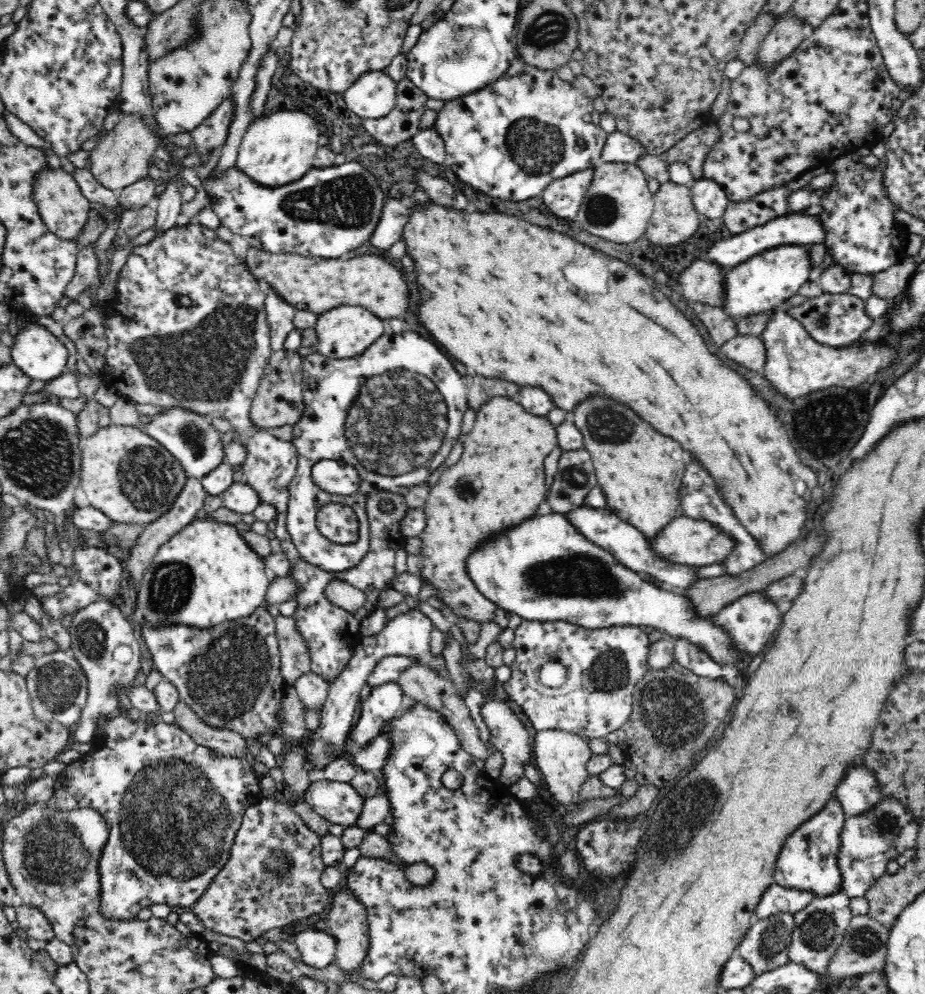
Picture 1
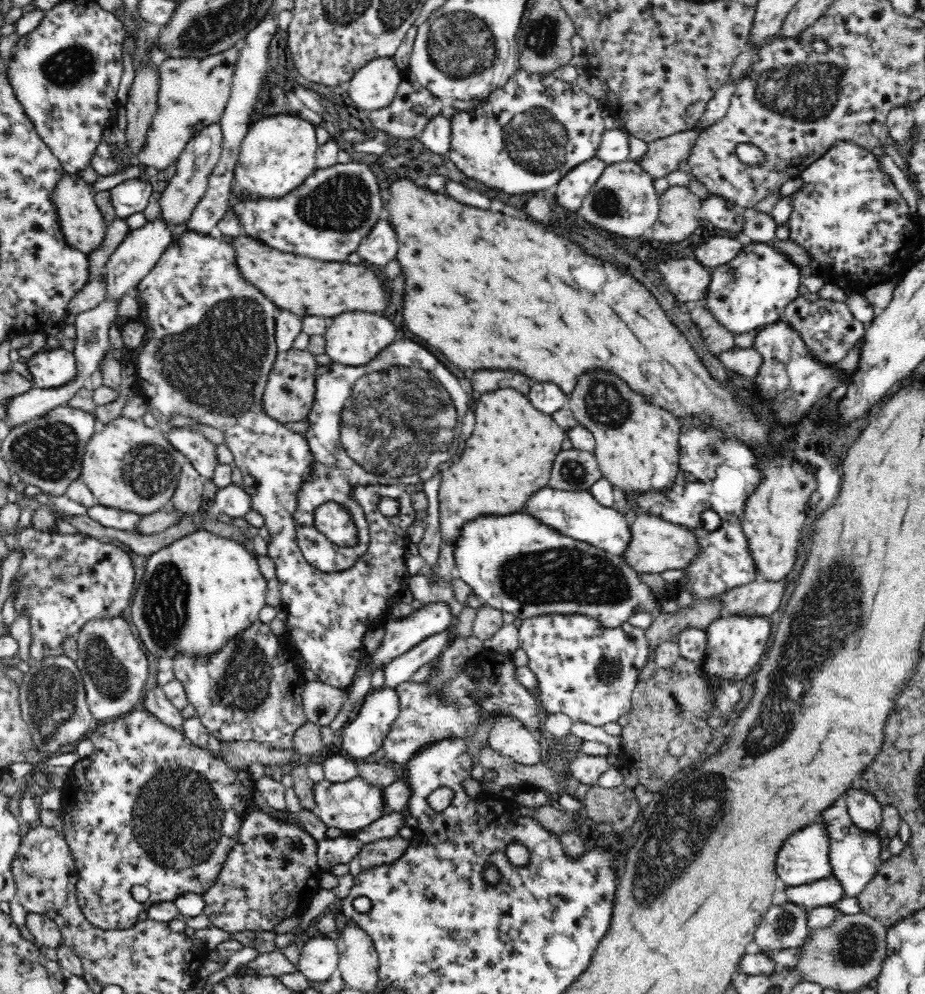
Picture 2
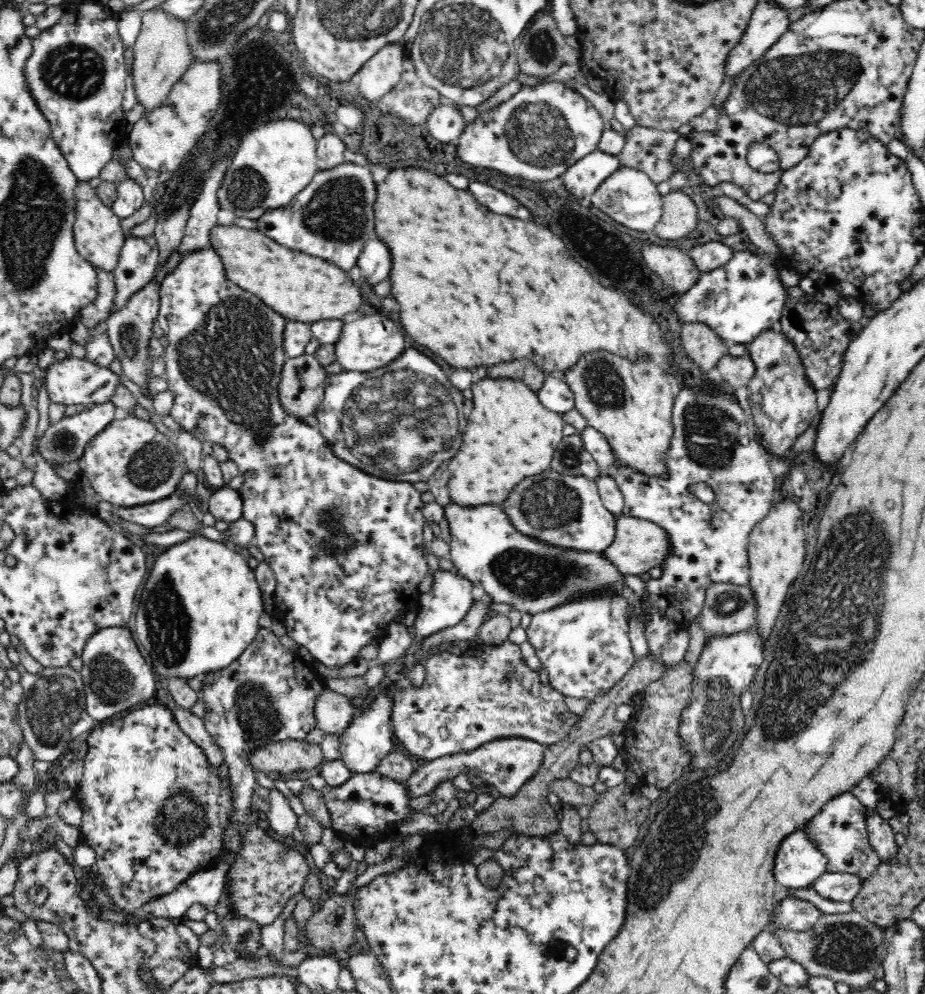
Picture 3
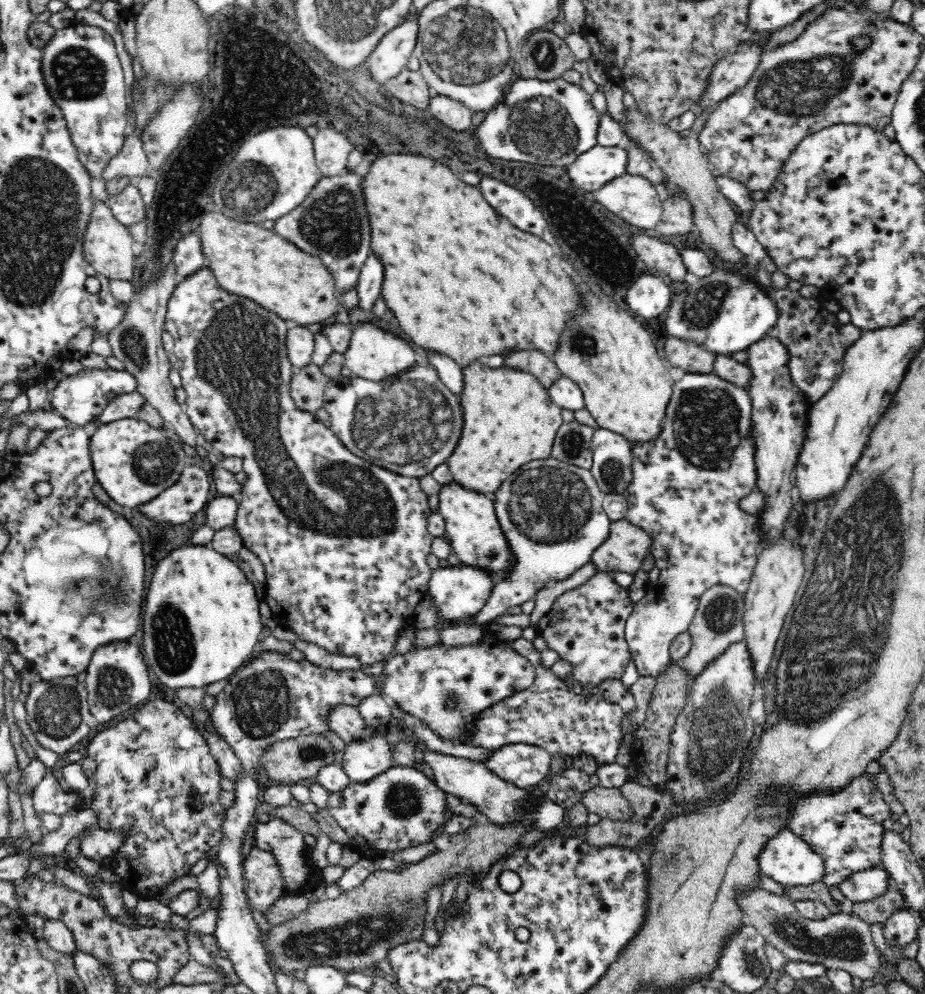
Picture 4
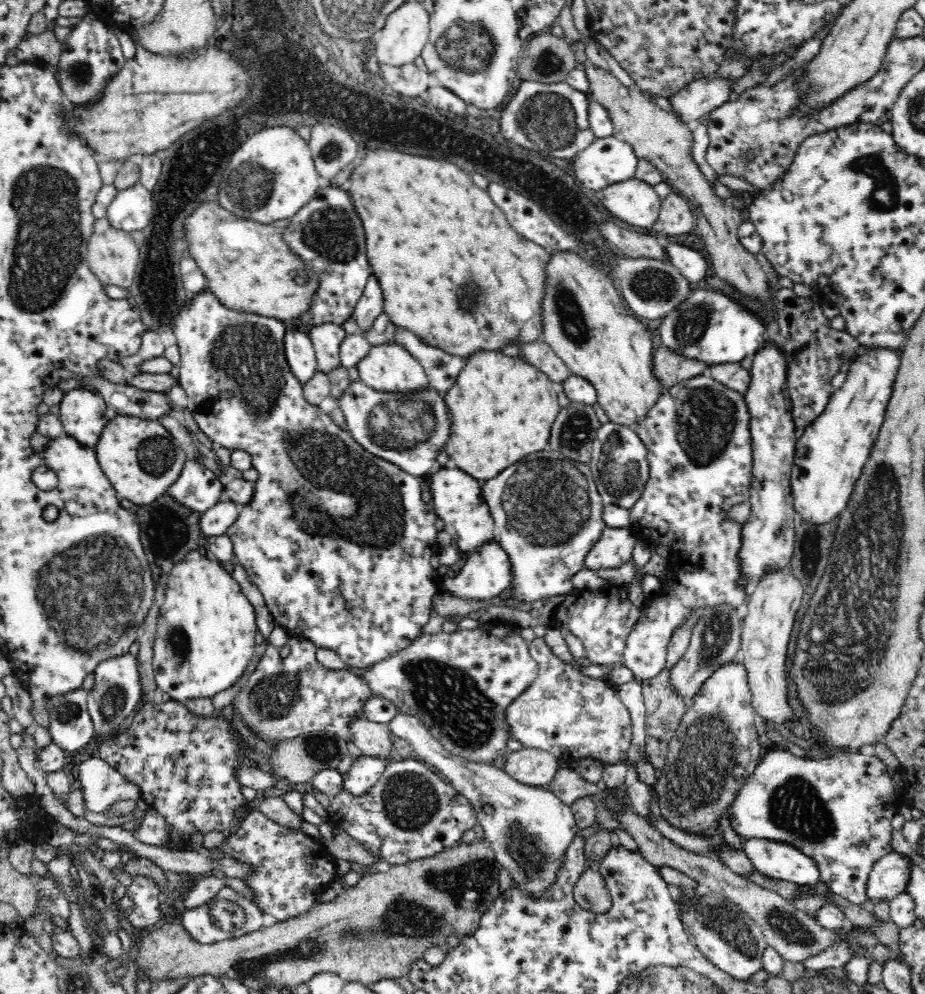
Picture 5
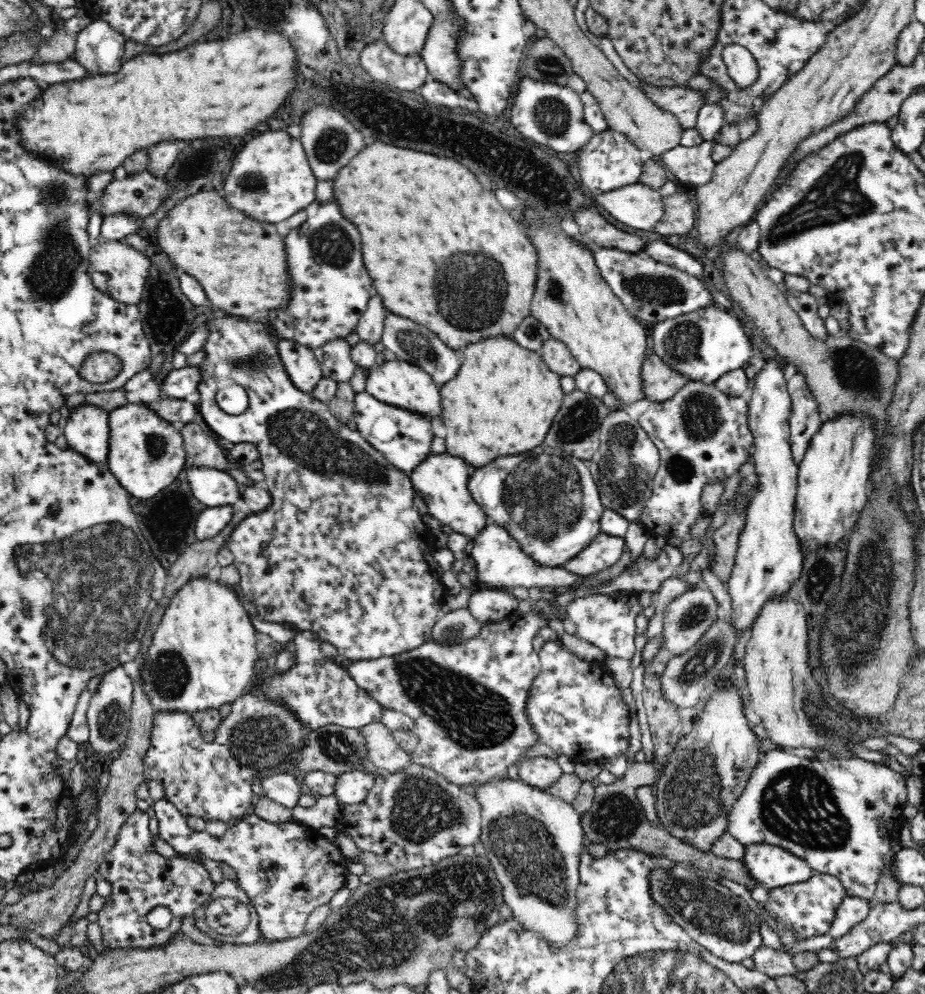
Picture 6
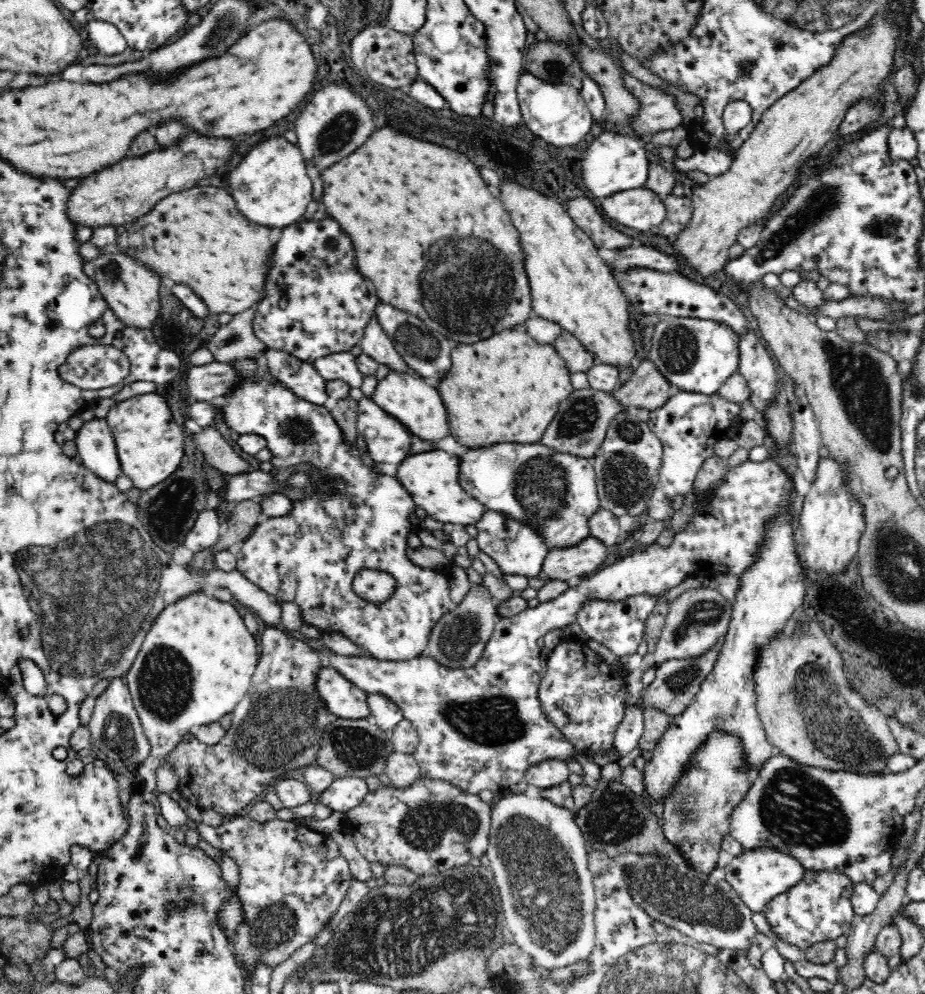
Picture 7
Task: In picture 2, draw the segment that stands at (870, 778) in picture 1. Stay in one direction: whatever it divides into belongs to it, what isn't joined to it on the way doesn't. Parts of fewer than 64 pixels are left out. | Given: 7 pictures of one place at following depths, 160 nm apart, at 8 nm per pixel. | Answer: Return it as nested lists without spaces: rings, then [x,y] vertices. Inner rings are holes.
[[[852,787],[844,794],[846,811],[856,826],[866,831],[882,829],[882,805],[874,794]]]

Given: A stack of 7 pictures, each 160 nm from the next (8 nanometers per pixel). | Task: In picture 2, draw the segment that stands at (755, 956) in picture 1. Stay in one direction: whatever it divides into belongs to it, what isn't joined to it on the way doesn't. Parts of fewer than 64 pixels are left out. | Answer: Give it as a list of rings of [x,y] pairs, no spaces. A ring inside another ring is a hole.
[[[794,903],[772,905],[753,932],[752,941],[758,946],[758,953],[772,959],[778,950],[800,947],[808,937],[806,912]]]

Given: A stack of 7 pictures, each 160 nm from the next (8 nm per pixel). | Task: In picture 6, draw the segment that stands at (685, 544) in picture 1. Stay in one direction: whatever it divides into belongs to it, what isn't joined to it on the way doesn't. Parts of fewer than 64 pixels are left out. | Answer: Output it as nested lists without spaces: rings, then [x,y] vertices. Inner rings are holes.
[[[601,532],[579,555],[565,564],[565,569],[583,578],[616,564],[625,546],[624,537]]]

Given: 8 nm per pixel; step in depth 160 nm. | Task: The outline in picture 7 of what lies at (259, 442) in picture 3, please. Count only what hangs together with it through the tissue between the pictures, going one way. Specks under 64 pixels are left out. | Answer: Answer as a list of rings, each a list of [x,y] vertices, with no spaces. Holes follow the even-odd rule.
[[[246,358],[226,363],[235,370],[236,382],[223,396],[224,405],[218,406],[217,410],[221,410],[224,423],[239,436],[254,434],[266,441],[276,475],[285,476],[290,471],[304,468],[311,472],[313,483],[302,500],[292,501],[293,508],[288,514],[262,518],[254,526],[248,538],[242,540],[235,569],[278,603],[296,604],[304,623],[316,626],[323,633],[344,635],[370,657],[387,661],[417,658],[427,648],[433,626],[456,604],[451,598],[445,572],[420,567],[406,555],[408,535],[414,532],[411,518],[417,509],[412,495],[397,475],[379,472],[367,450],[358,449],[356,443],[347,443],[342,429],[326,407],[300,398],[275,376],[264,377],[257,360]],[[362,569],[380,570],[394,578],[394,592],[384,602],[376,604],[354,592],[354,577]]]

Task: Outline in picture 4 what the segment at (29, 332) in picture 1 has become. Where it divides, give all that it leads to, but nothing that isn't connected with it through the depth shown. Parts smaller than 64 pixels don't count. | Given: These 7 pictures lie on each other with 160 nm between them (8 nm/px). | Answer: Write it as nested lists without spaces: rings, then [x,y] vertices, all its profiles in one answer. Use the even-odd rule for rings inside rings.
[[[83,368],[82,371],[66,375],[57,382],[51,392],[51,406],[54,406],[54,410],[72,422],[73,426],[80,427],[90,422],[92,418],[96,418],[96,414],[100,414],[112,399],[133,393],[135,388],[136,379],[123,370]]]

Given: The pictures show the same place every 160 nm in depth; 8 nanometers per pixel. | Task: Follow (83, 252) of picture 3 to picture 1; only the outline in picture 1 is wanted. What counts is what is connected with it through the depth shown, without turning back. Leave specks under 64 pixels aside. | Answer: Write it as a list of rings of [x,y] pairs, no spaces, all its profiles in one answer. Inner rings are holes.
[[[46,168],[36,172],[36,180],[32,186],[32,201],[36,203],[36,209],[45,226],[56,237],[70,241],[75,241],[77,235],[82,233],[92,204],[82,195],[72,174],[60,168]]]

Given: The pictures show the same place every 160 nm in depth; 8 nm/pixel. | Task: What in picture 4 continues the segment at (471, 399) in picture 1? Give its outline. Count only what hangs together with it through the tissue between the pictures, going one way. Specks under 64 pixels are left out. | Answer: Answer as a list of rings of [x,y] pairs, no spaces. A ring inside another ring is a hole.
[[[536,349],[510,353],[504,357],[502,367],[532,374],[545,389],[561,377],[560,370],[557,370],[552,358]]]

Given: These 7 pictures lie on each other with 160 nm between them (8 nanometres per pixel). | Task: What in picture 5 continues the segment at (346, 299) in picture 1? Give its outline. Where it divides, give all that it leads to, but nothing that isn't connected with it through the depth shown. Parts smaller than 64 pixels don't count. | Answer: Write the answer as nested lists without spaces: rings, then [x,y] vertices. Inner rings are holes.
[[[208,202],[202,204],[196,214],[186,220],[186,239],[190,257],[196,260],[196,265],[204,274],[208,274],[208,286],[224,306],[242,312],[260,312],[262,316],[295,324],[298,320],[303,320],[304,314],[314,304],[314,298],[320,290],[319,275],[288,248],[282,229],[275,228],[272,224],[238,218],[218,202]]]

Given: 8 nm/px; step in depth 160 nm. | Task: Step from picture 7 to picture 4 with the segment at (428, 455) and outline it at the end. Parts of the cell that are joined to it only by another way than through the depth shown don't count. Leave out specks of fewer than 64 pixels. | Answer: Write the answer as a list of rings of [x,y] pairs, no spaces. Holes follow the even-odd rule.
[[[454,481],[440,489],[439,499],[439,512],[445,520],[444,536],[450,543],[451,552],[457,556],[459,564],[484,569],[486,573],[490,573],[494,584],[501,581],[511,571],[515,556],[501,529],[495,513],[495,504],[482,493],[464,489]]]

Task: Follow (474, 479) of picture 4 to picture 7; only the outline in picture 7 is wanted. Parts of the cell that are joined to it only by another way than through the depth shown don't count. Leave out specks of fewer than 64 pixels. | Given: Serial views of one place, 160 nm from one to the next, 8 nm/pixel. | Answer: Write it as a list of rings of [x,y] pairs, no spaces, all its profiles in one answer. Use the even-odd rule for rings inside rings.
[[[520,327],[514,329],[506,329],[500,331],[498,334],[493,334],[490,338],[484,340],[468,343],[468,344],[454,344],[451,350],[452,368],[450,374],[446,375],[438,384],[440,396],[447,408],[448,415],[448,434],[452,435],[458,444],[468,449],[483,449],[493,444],[509,442],[520,444],[534,444],[541,440],[542,434],[548,425],[552,422],[555,414],[558,412],[559,404],[570,396],[573,388],[570,383],[571,373],[566,369],[564,360],[556,354],[556,349],[551,344],[540,344],[534,341],[532,337],[524,333]]]

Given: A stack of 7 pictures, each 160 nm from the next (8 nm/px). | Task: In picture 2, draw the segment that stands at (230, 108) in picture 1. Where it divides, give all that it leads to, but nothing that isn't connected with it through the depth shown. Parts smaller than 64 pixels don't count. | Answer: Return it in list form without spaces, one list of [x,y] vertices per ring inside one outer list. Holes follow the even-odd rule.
[[[212,122],[212,124],[208,124],[206,128],[200,130],[195,137],[192,137],[180,153],[180,156],[178,156],[176,173],[172,179],[168,180],[167,187],[159,200],[160,215],[168,225],[188,222],[192,211],[204,196],[210,172],[219,161],[222,141],[223,132],[219,122]]]

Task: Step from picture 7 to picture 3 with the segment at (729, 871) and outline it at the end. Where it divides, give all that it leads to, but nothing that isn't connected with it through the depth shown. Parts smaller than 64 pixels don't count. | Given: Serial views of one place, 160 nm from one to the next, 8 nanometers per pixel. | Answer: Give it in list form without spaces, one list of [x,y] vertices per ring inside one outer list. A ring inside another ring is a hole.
[[[804,832],[790,834],[774,863],[777,884],[791,889],[810,887],[827,872],[827,858]]]

